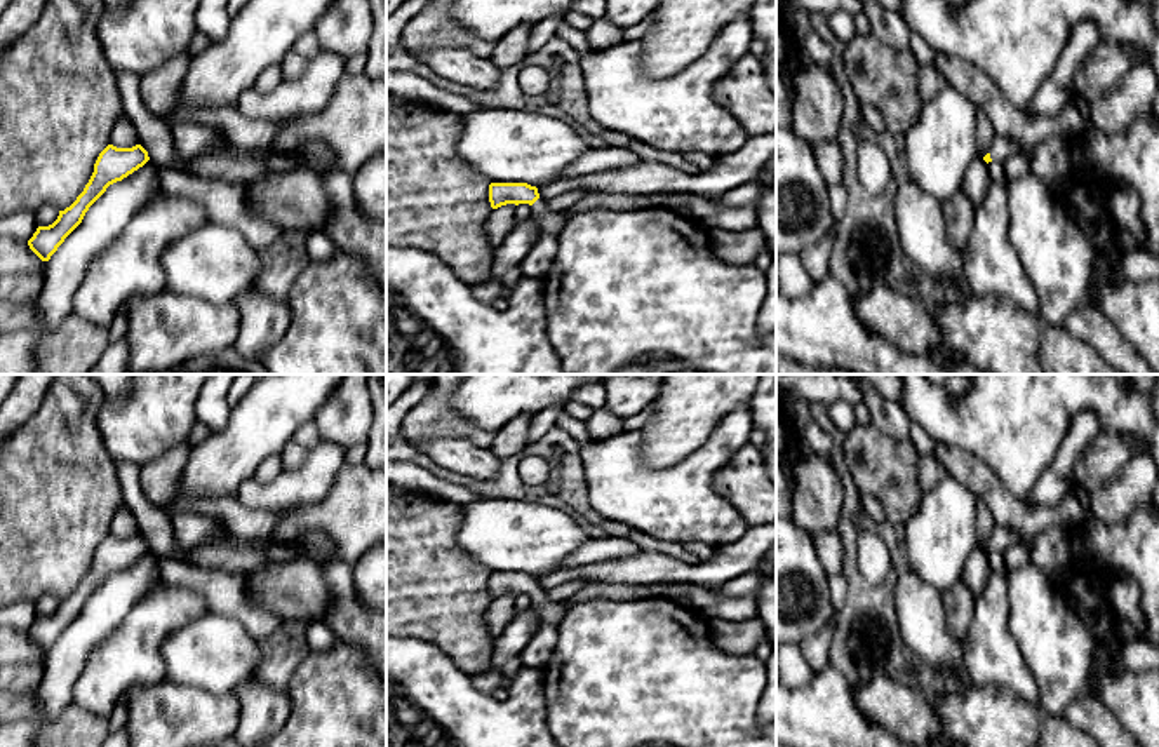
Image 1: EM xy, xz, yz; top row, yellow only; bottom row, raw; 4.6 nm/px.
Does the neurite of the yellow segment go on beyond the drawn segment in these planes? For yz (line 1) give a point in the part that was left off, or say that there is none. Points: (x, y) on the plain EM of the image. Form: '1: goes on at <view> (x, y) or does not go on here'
1: does not go on here

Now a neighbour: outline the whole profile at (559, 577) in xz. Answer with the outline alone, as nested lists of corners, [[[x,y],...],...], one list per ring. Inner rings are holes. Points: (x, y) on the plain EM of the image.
[[[776,521],[750,526],[736,542],[715,547],[708,561],[698,564],[682,562],[672,555],[640,550],[632,557],[604,561],[573,569],[559,568],[538,576],[539,589],[552,590],[573,580],[653,585],[653,583],[694,583],[715,589],[724,582],[757,569],[762,555],[776,543]]]

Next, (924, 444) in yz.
[[[912,423],[910,427],[910,442],[915,446],[917,453],[922,458],[933,456],[936,448],[941,446],[940,441],[933,439],[921,425]]]

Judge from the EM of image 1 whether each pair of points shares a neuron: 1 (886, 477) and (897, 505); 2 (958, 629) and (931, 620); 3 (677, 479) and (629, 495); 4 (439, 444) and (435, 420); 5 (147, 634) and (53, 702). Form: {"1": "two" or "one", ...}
{"1": "one", "2": "two", "3": "one", "4": "two", "5": "two"}

